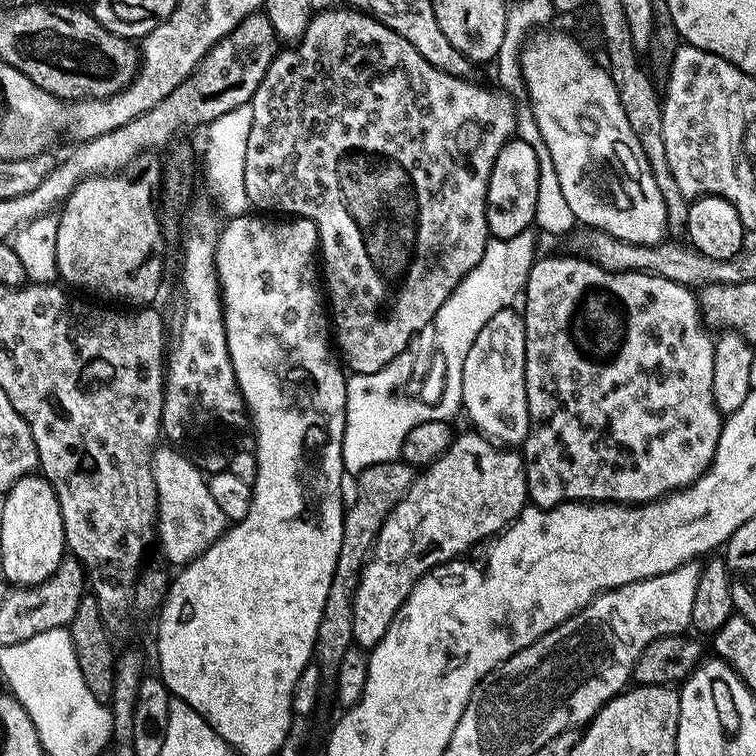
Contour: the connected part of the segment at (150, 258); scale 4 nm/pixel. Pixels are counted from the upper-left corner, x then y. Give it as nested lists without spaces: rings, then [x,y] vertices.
[[[156,154],[137,156],[119,174],[91,176],[69,194],[58,212],[56,270],[65,285],[85,288],[96,296],[117,300],[117,305],[148,306],[160,292],[160,271],[164,268],[164,229],[158,211],[158,193],[162,188],[162,160]]]

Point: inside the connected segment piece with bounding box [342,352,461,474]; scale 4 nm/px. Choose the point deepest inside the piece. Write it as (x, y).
(377, 421)

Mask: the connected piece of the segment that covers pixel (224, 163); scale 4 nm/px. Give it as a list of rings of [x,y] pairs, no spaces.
[[[246,103],[222,114],[222,118],[214,118],[214,122],[206,128],[208,141],[204,144],[204,176],[208,179],[209,190],[212,191],[211,199],[219,205],[222,212],[224,207],[223,215],[228,218],[243,216],[250,208],[246,194],[246,146],[244,143],[250,138],[250,126],[253,122],[251,103]]]

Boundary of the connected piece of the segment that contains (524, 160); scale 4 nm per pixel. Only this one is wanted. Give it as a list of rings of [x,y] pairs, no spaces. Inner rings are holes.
[[[513,138],[498,150],[488,183],[486,222],[489,237],[509,240],[533,227],[538,197],[539,164],[534,146]]]

